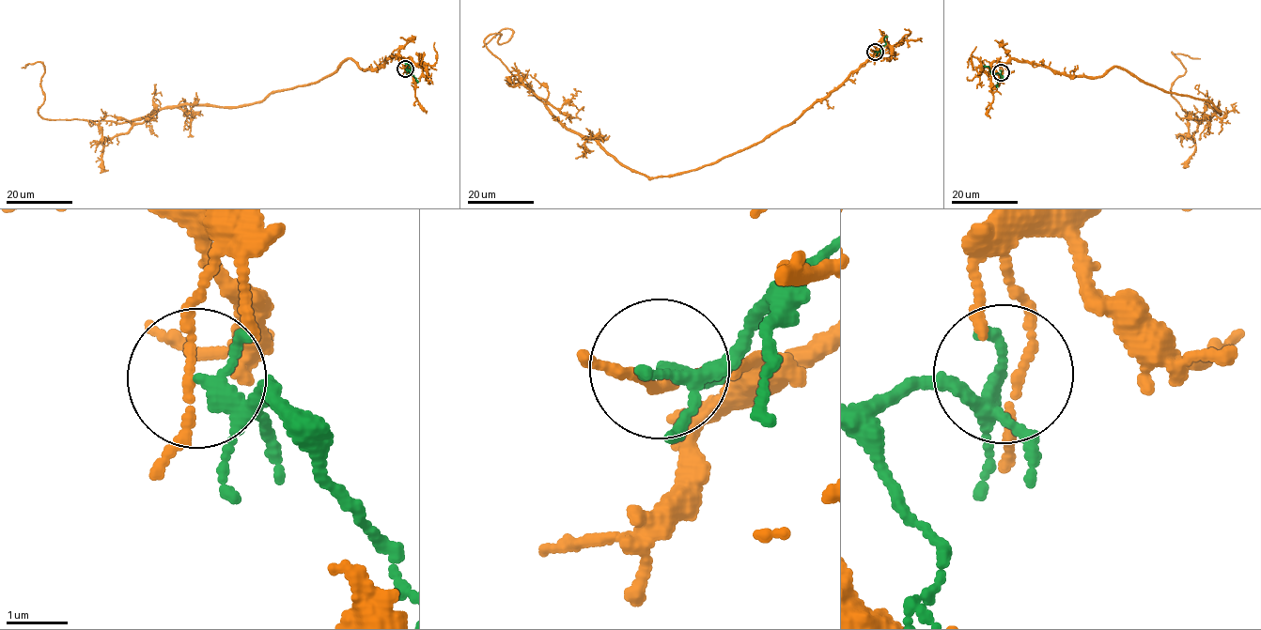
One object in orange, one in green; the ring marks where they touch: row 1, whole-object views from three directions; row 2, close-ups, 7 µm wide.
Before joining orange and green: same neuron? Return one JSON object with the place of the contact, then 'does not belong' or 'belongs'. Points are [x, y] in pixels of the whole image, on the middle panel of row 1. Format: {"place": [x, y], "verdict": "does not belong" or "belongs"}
{"place": [875, 52], "verdict": "does not belong"}

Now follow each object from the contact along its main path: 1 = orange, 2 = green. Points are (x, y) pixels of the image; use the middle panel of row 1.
1: (875, 52), (759, 142), (650, 177), (520, 83), (485, 38), (512, 30), (482, 47)
2: (875, 52), (885, 43), (883, 39), (887, 37)

